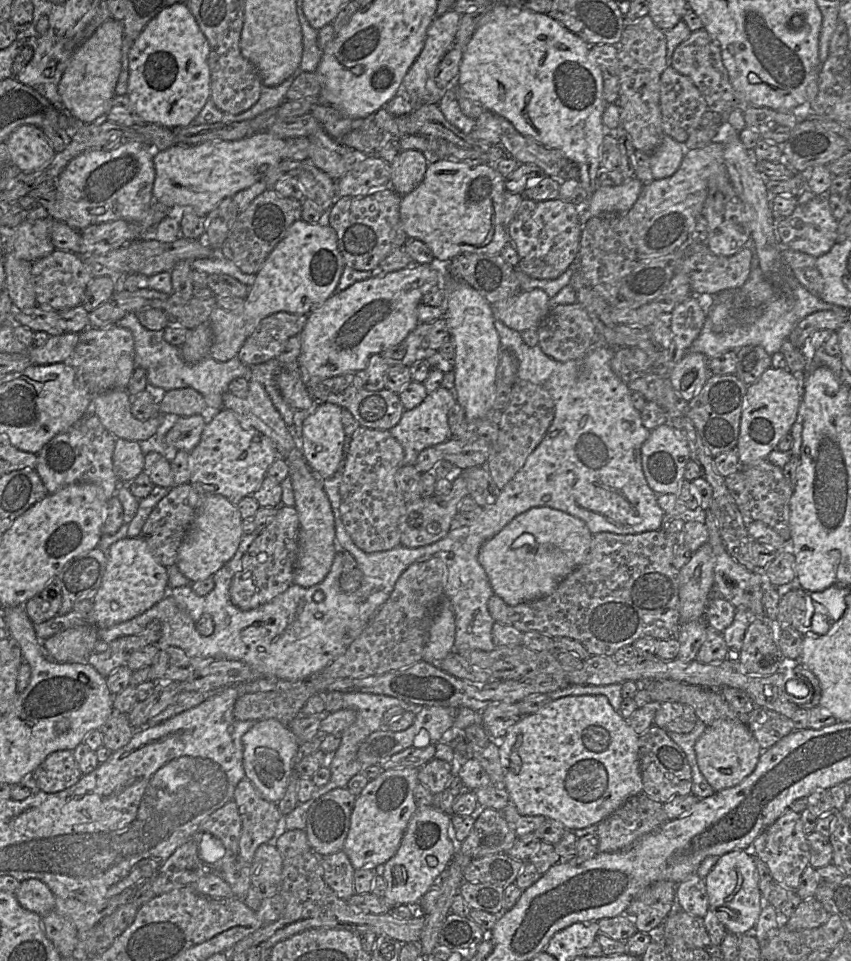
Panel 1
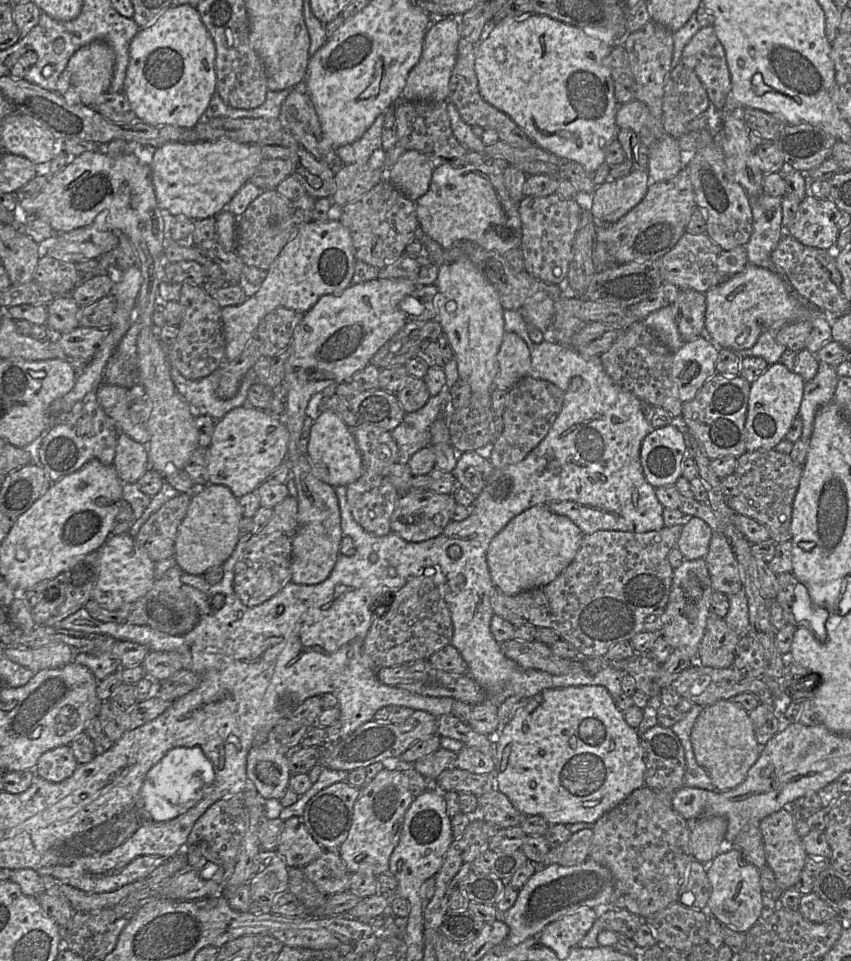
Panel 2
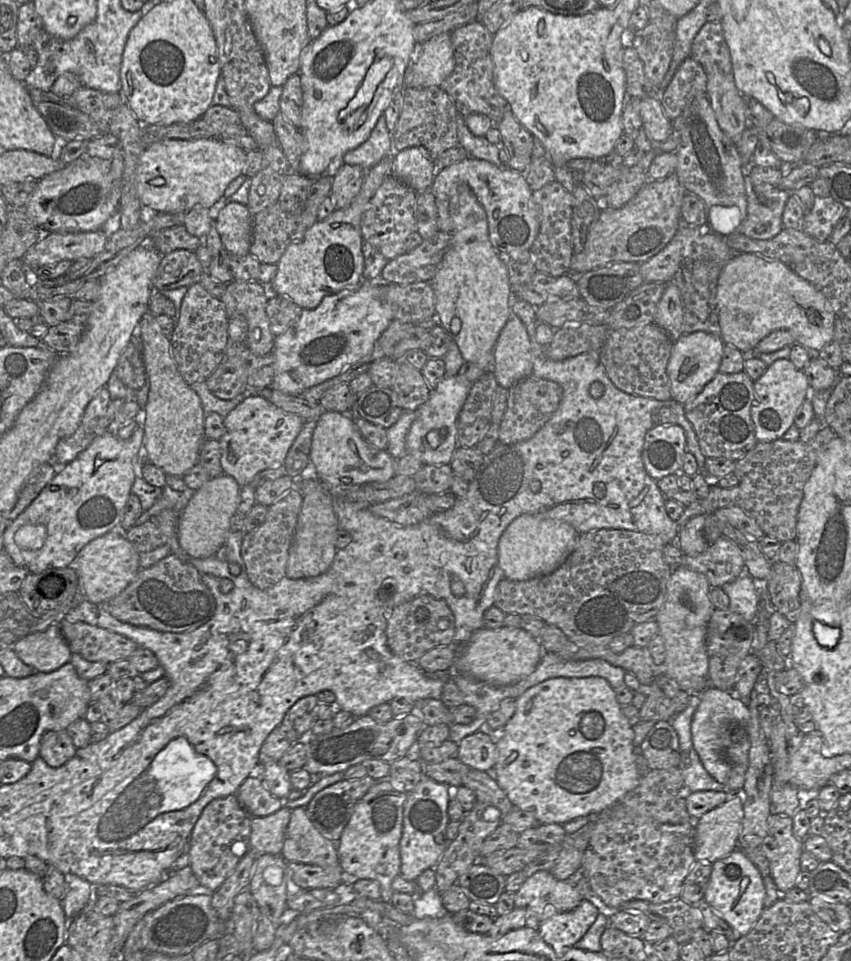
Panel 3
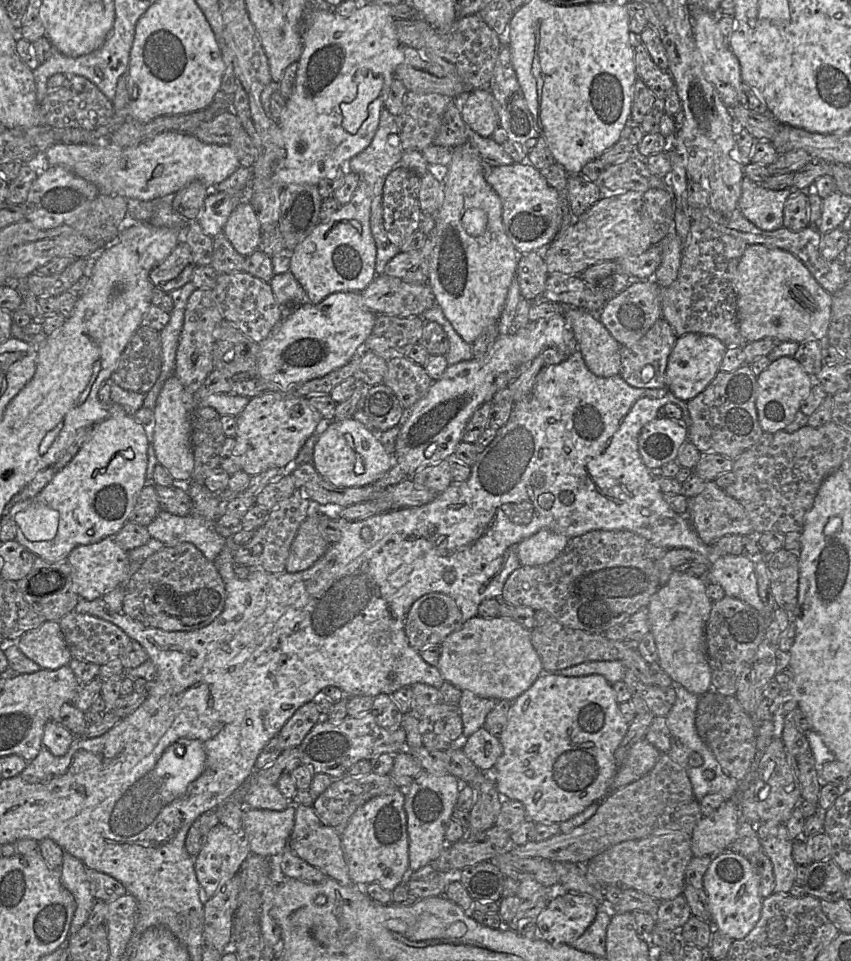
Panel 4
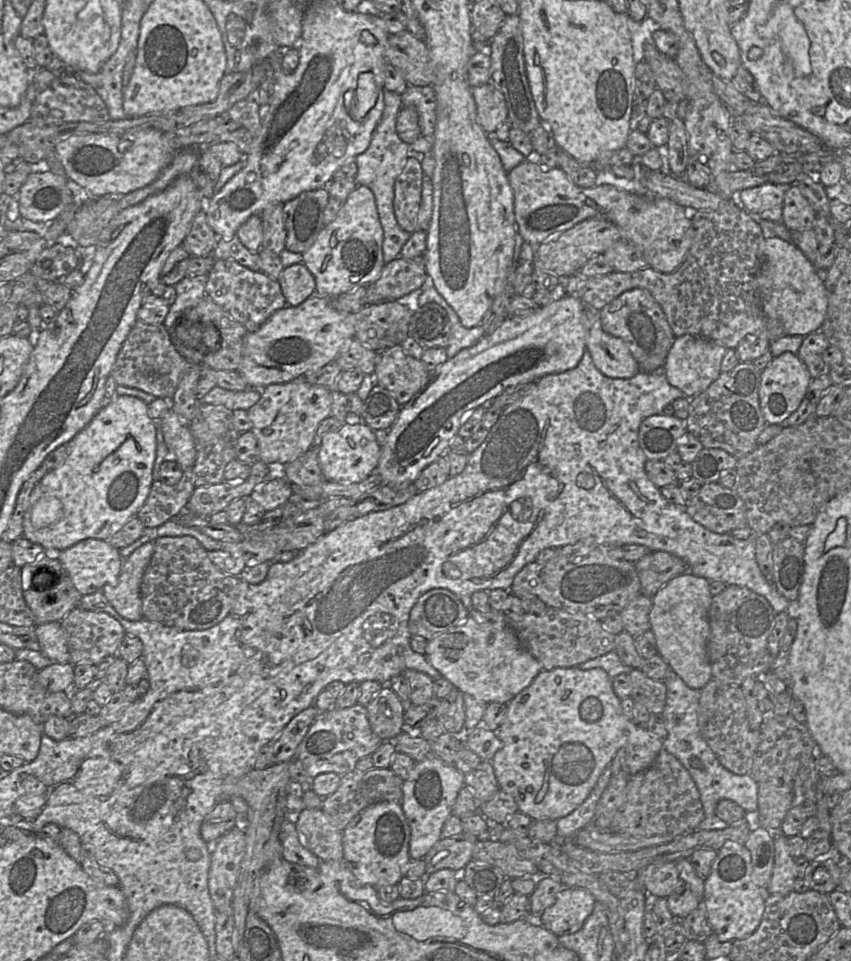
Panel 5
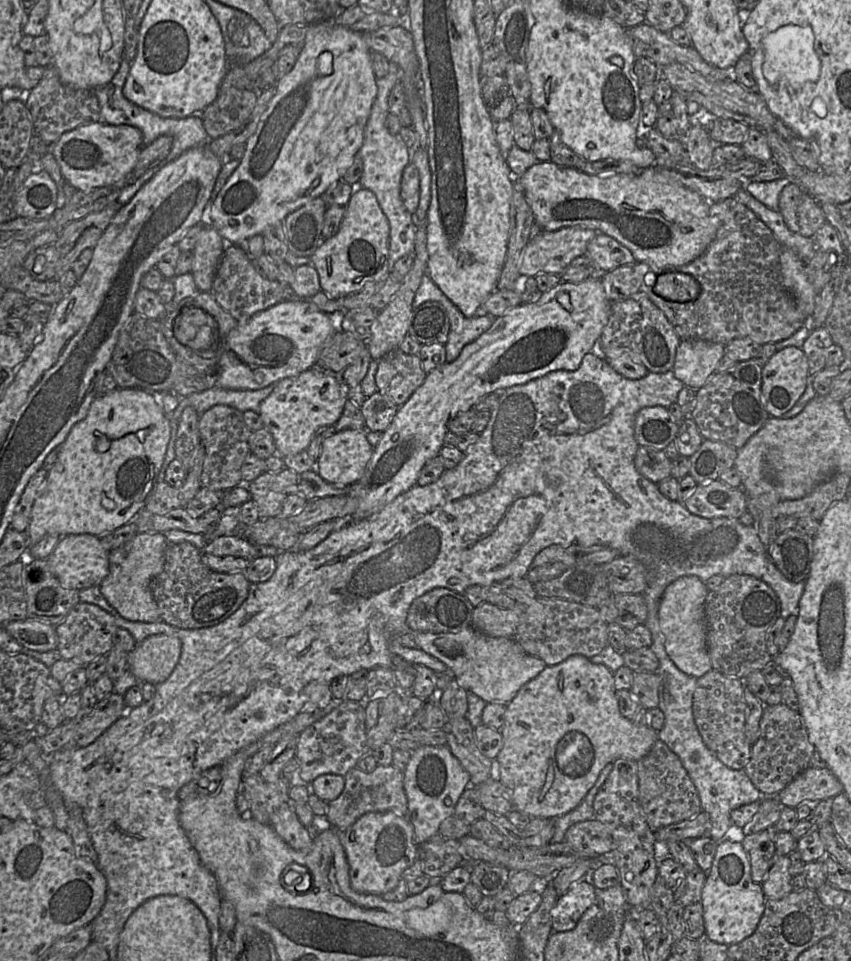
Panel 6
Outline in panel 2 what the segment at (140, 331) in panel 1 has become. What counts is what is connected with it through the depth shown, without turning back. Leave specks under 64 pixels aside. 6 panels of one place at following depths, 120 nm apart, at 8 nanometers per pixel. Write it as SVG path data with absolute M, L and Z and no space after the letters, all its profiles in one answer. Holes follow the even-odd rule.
M170 366L170 377L177 391L184 396L195 413L211 416L215 420L223 418L234 408L249 405L247 403L248 390L251 385L258 383L258 378L251 368L245 374L235 396L222 399L216 393L220 376L221 369L219 367L204 378L189 380L182 376L176 368Z

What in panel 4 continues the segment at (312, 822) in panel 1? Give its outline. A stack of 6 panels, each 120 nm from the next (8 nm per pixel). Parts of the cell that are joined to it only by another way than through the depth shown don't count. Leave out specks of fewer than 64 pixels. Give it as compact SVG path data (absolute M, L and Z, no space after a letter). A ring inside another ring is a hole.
M374 772L362 776L345 775L331 783L331 785L320 794L312 805L321 822L333 828L341 837L350 818L354 812L370 799L389 795L398 790L390 775L378 775Z

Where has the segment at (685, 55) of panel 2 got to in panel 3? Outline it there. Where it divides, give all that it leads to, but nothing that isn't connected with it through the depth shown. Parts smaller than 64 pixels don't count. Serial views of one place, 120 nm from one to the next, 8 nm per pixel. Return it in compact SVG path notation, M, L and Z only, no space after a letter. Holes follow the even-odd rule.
M706 22L701 27L692 42L690 57L701 65L716 63L724 74L732 73L730 52L721 22Z

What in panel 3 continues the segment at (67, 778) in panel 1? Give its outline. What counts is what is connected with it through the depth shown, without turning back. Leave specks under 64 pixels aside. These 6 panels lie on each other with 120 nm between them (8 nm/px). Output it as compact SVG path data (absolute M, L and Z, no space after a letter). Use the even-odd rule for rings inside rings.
M65 730L47 731L40 743L39 756L52 768L59 768L74 757L76 747Z

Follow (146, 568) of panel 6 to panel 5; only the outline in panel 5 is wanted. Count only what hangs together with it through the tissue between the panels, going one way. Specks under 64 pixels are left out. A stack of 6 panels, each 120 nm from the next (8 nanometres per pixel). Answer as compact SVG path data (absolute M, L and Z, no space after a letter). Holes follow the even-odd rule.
M150 541L137 548L124 559L117 584L101 590L116 612L129 621L143 619L140 585L154 547L154 541Z

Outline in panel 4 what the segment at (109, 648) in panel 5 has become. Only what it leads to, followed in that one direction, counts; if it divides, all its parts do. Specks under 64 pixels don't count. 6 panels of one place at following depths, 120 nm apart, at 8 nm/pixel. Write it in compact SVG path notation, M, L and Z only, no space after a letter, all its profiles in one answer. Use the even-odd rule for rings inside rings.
M72 611L59 625L72 658L99 666L119 658L131 639L115 624Z

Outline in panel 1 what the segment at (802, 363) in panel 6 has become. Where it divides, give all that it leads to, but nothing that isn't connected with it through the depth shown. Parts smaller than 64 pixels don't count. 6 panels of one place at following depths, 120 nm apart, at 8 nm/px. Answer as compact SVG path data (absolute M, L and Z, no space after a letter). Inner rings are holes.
M767 369L760 379L747 386L745 406L742 410L736 451L742 466L767 459L782 438L791 432L802 401L804 375L796 377L786 369Z

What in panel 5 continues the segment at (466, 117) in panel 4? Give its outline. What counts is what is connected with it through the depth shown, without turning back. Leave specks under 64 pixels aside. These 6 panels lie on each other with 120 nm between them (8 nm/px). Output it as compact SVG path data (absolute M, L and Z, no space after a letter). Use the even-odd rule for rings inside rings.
M489 82L472 88L472 95L477 122L487 135L492 136L498 126L507 121L508 110L504 96Z

